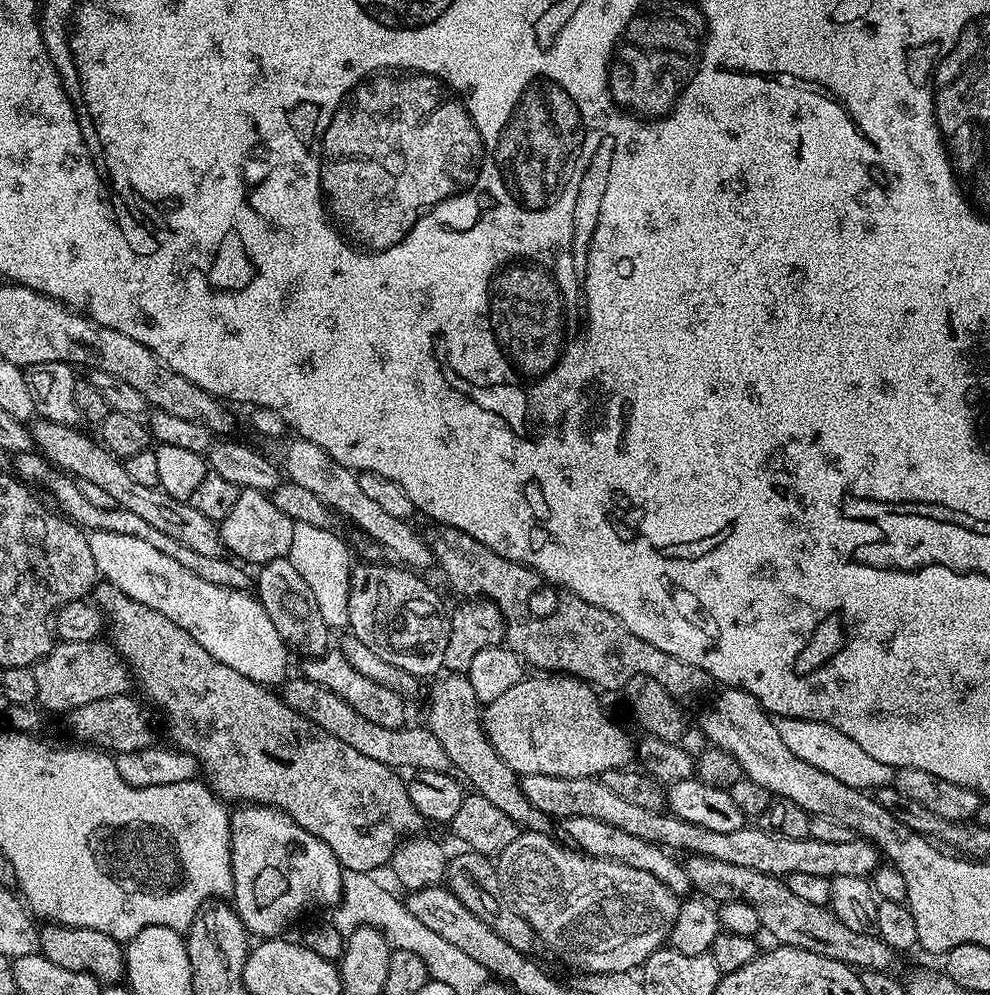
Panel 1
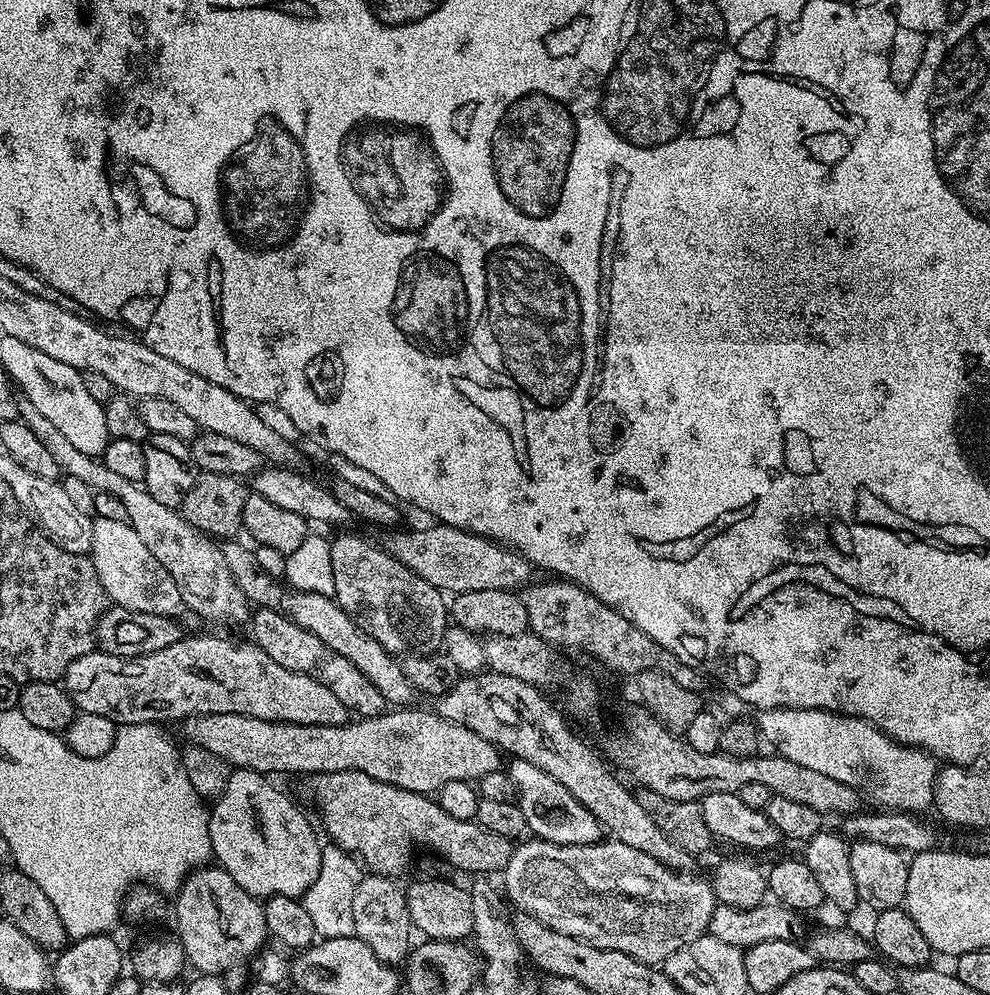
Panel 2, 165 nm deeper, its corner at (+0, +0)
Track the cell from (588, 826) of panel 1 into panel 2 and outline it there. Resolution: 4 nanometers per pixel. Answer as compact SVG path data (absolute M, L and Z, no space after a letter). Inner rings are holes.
M509 759L506 771L510 782L516 788L515 803L519 804L522 814L528 823L527 831L535 839L554 842L562 846L586 846L587 844L598 844L602 840L602 829L598 818L558 782L558 778L550 778L546 770L538 770L534 762L525 760Z

